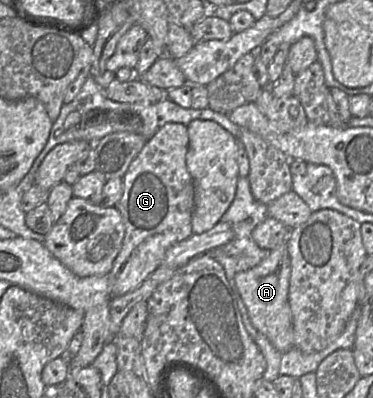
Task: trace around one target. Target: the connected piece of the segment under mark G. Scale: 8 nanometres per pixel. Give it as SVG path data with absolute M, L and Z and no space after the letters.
M168 122L146 142L122 177L123 195L115 207L122 216L125 236L121 250L107 274L113 297L123 296L139 287L161 266L166 251L173 244L193 235L191 220L195 206L195 190L193 179L186 166L188 144L187 127L181 123Z

